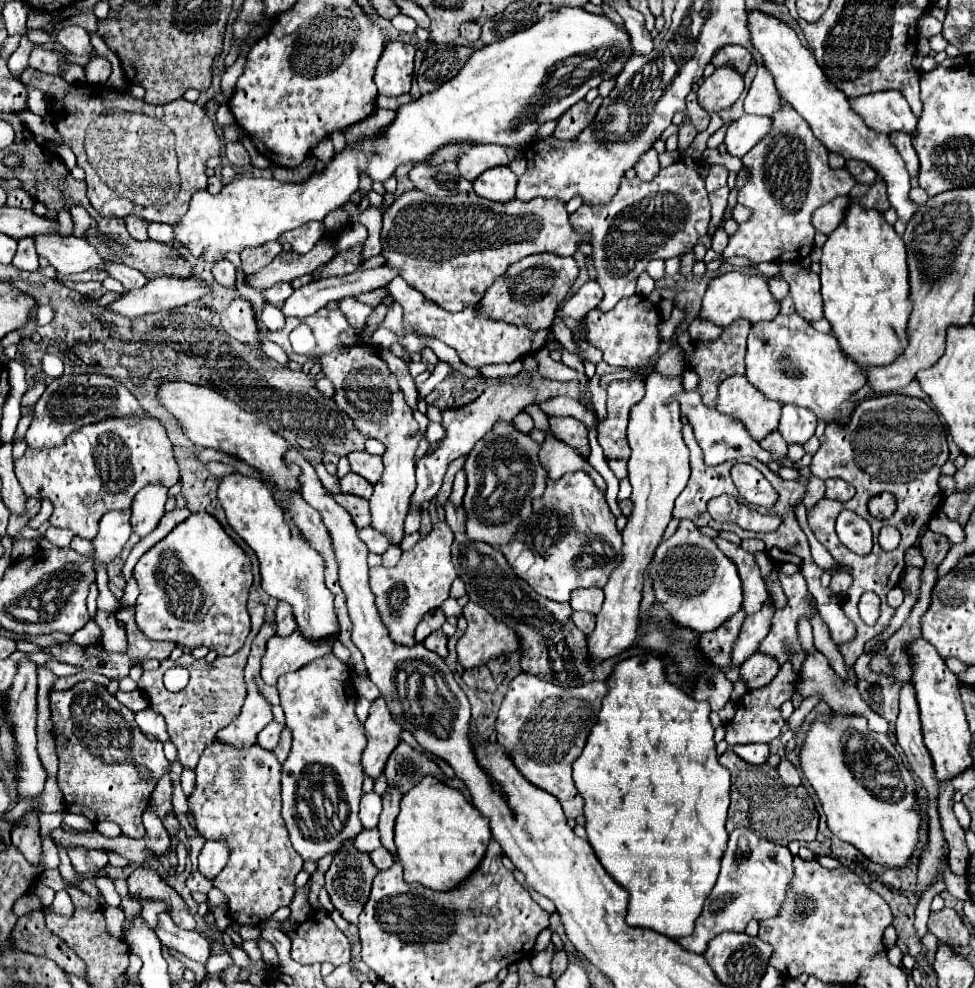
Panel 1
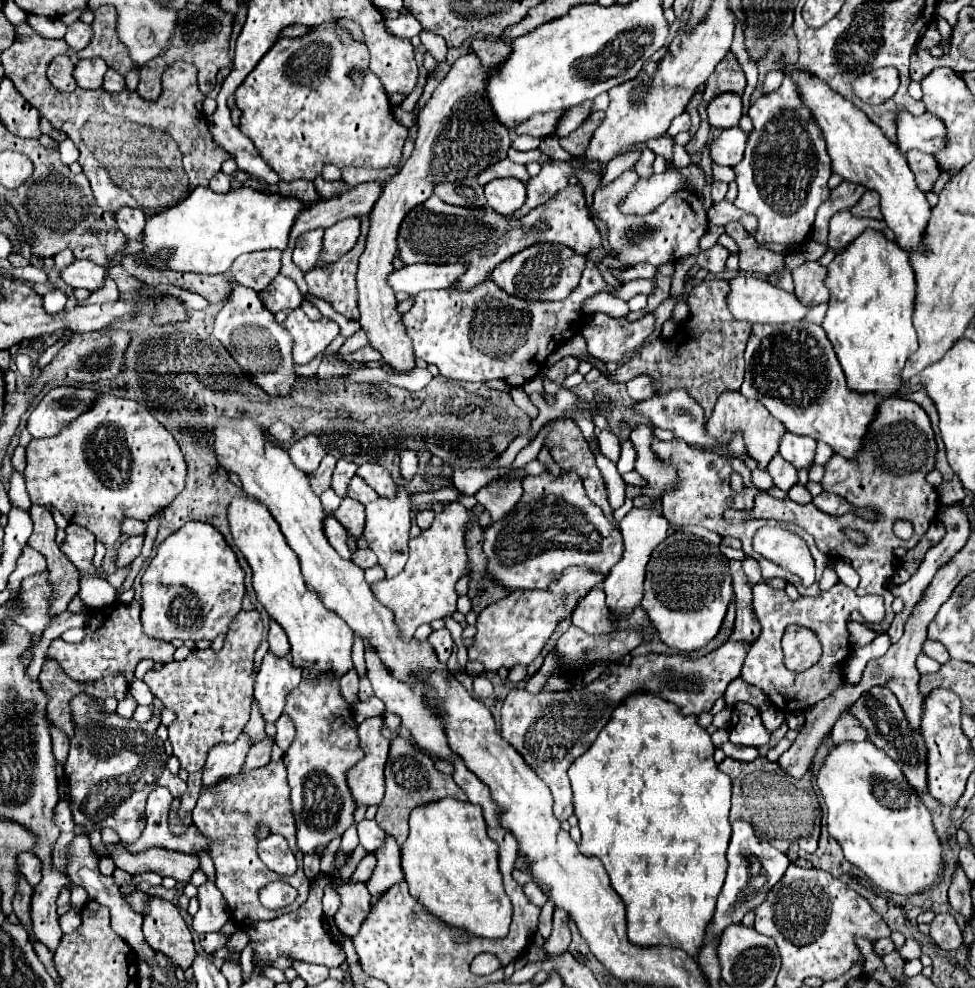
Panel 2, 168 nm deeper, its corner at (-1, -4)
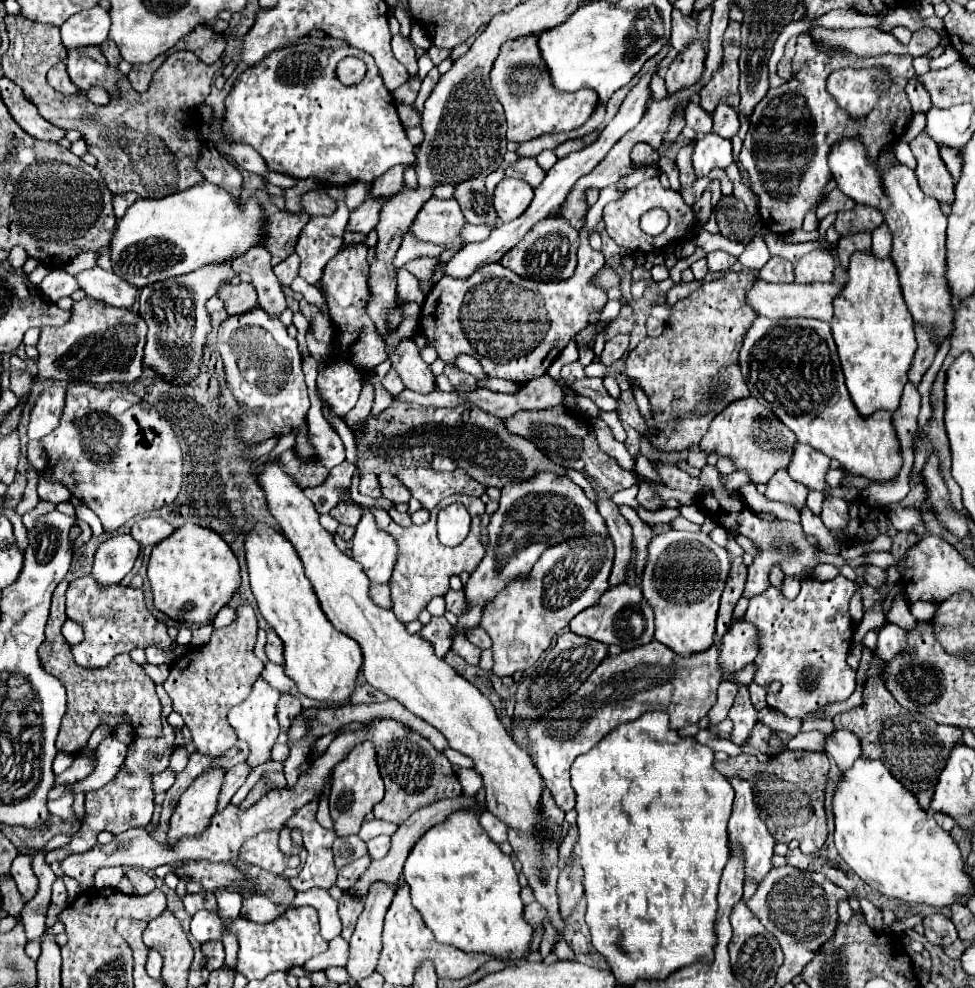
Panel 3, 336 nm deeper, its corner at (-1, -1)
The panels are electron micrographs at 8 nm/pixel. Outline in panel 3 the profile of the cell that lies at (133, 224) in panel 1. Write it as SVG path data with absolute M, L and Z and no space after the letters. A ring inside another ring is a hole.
M126 192L126 194L120 194L120 196L114 196L116 218L120 220L126 214L126 208L130 208L132 202L136 202L136 200L138 200L138 194L136 192Z

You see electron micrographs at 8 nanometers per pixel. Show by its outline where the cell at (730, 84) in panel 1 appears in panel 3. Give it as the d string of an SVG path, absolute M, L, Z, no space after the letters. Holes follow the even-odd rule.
M724 104L722 106L716 106L712 118L714 118L712 132L716 132L722 138L728 138L730 140L738 132L738 128L740 128L738 112L732 106L724 106Z

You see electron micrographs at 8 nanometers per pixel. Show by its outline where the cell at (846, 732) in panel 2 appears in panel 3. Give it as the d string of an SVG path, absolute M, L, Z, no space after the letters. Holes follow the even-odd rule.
M836 730L826 740L826 754L830 754L836 760L840 770L848 770L860 754L858 736L850 730Z

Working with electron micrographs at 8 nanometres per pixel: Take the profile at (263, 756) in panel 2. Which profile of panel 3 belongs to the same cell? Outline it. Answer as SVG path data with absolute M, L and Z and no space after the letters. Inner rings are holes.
M246 762L236 764L234 768L230 768L226 772L226 780L224 780L224 786L222 786L222 794L220 794L220 800L218 800L218 810L222 810L230 802L230 798L236 794L236 790L246 782L248 774L250 774L250 768L246 766Z

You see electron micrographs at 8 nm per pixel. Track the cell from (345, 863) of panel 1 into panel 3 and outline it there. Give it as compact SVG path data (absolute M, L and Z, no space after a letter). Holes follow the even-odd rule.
M342 894L342 898L338 900L338 914L340 914L340 920L342 920L342 938L348 940L354 932L354 926L356 926L356 920L358 920L358 914L362 912L362 906L364 906L364 900L362 898L354 898L354 894Z

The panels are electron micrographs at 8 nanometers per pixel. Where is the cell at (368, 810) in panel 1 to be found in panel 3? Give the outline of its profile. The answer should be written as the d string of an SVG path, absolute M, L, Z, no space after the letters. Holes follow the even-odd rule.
M376 836L376 838L368 840L366 846L368 846L368 854L372 856L372 860L380 860L386 856L386 852L390 848L390 836Z

